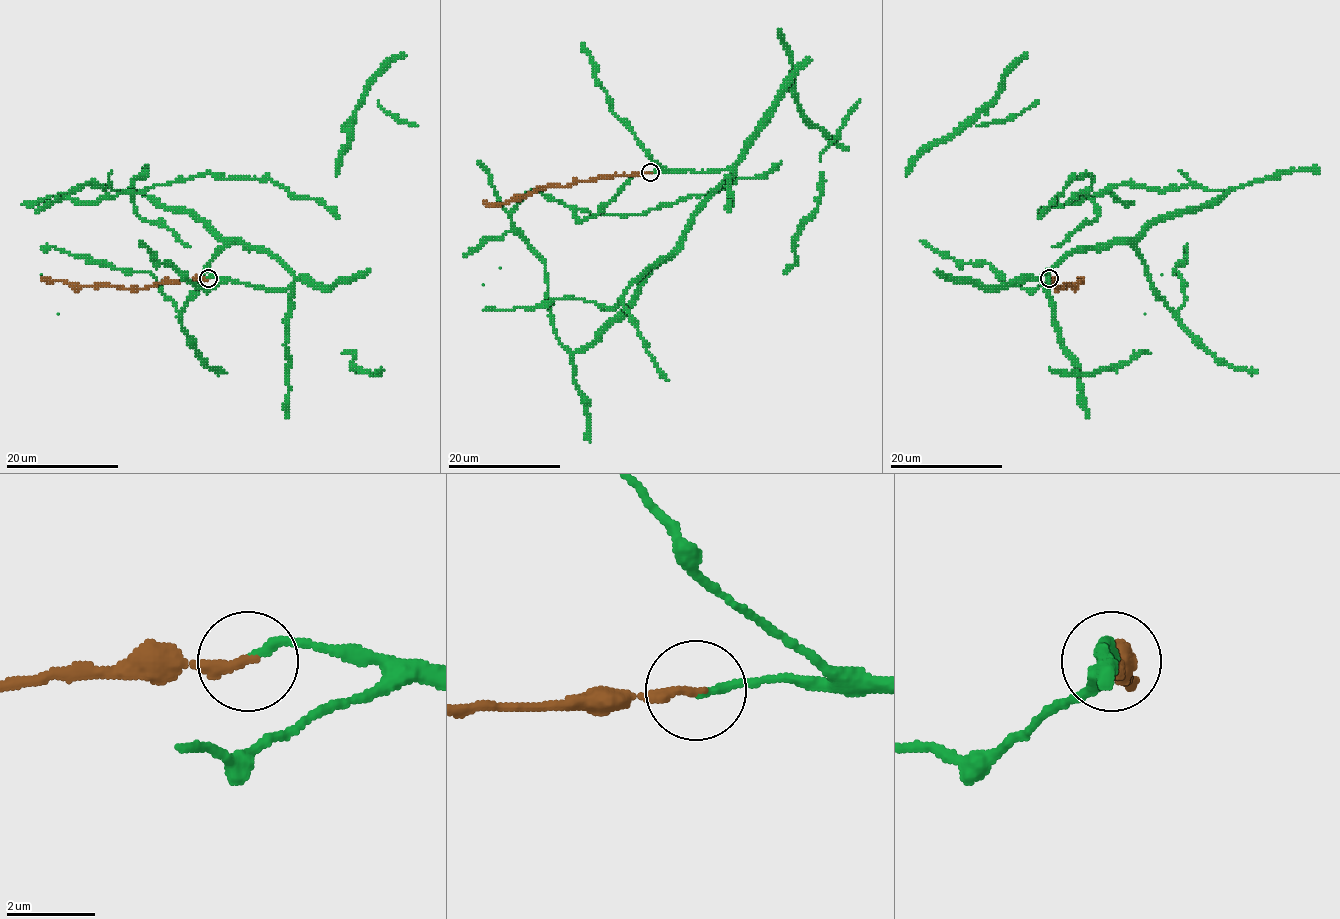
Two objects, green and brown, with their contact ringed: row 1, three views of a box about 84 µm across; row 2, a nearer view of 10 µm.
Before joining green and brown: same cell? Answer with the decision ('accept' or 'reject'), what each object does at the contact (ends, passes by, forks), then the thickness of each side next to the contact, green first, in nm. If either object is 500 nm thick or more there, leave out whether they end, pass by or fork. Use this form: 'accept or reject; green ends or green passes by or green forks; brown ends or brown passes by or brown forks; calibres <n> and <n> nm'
accept; green ends; brown ends; calibres 180 and 240 nm

